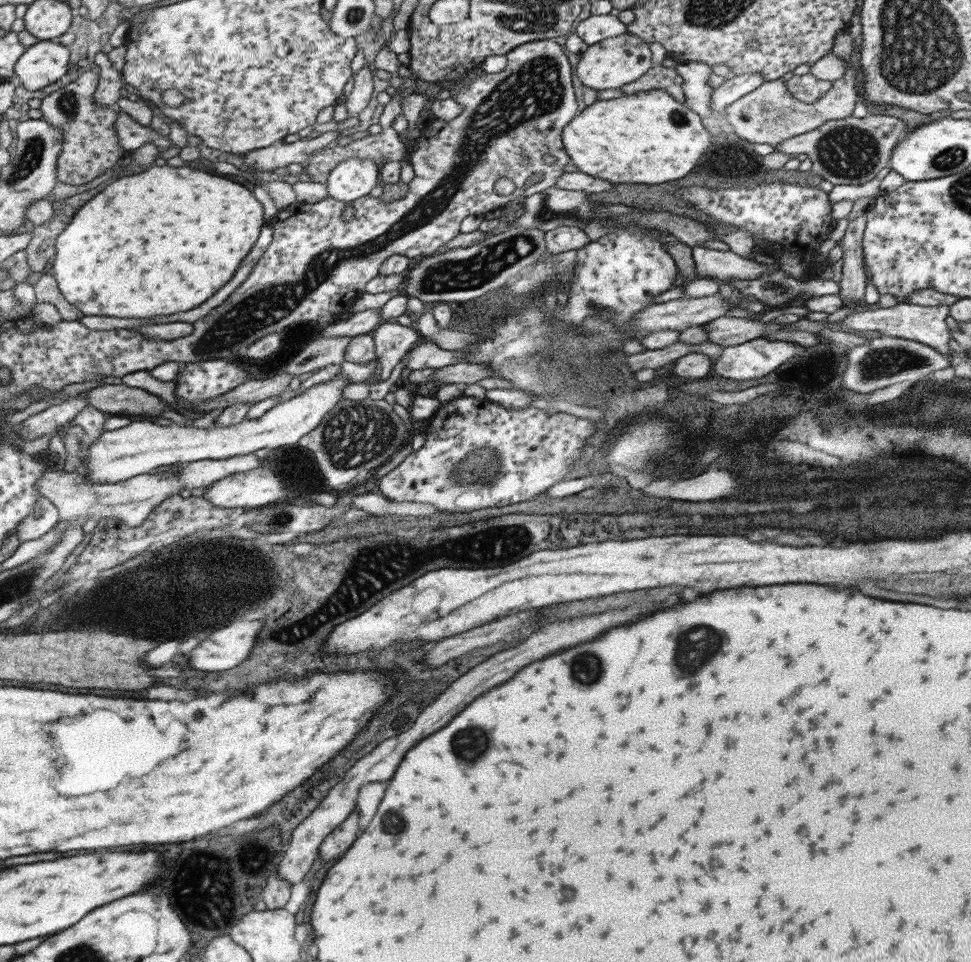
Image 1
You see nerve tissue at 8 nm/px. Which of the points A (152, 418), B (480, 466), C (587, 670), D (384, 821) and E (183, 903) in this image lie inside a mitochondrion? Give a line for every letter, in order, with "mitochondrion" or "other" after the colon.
A: other
B: mitochondrion
C: mitochondrion
D: mitochondrion
E: other

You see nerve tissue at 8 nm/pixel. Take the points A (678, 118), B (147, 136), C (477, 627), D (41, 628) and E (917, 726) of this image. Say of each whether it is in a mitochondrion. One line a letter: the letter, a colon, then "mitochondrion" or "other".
A: mitochondrion
B: other
C: other
D: other
E: other

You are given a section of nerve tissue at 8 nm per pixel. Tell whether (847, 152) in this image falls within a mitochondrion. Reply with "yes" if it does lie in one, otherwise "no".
yes

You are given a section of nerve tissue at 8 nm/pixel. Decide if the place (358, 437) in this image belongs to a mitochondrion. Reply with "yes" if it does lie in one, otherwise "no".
yes

